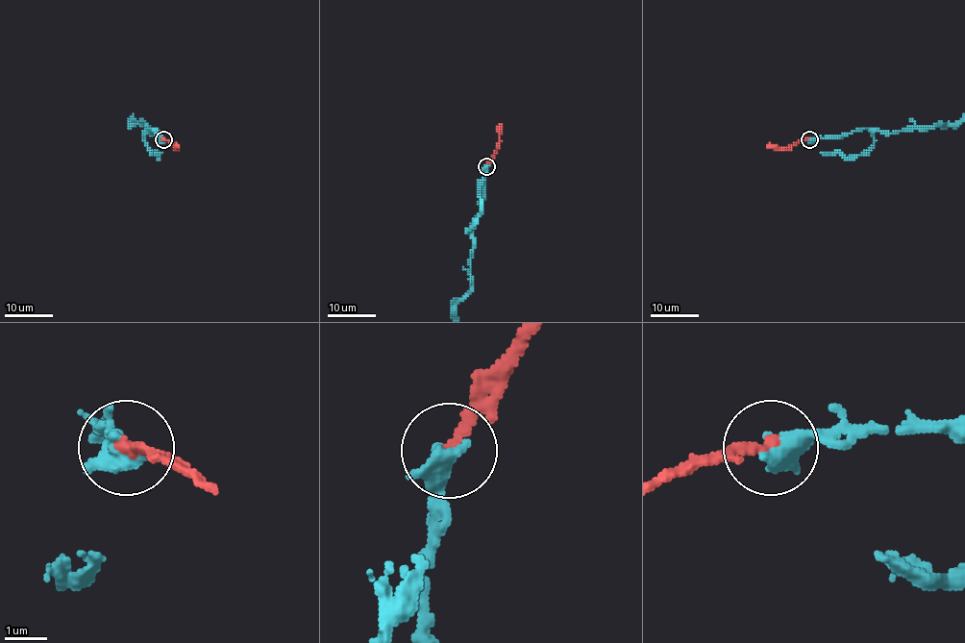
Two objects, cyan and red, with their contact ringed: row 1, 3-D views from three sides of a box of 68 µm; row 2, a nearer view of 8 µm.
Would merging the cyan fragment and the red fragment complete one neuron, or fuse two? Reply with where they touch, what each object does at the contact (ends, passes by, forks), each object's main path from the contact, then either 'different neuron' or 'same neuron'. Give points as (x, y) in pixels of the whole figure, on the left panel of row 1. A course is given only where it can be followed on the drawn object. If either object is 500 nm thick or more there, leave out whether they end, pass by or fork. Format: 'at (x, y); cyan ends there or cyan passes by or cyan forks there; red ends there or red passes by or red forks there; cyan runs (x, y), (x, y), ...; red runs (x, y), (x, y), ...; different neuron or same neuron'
at (163, 139); red runs (163, 139), (176, 148), (178, 146); same neuron

